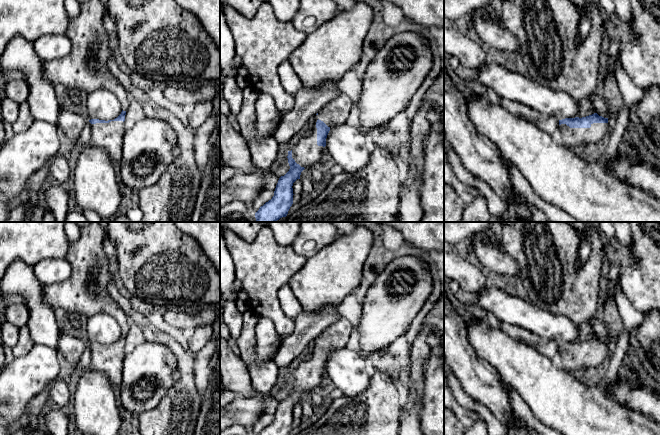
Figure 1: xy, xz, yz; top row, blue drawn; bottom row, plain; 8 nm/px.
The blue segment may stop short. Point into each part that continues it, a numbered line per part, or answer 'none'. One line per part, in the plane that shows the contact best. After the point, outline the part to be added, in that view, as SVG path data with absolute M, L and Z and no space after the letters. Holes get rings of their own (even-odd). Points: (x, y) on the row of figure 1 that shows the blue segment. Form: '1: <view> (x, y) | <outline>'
1: yz (570, 137) | M593 123L590 128L570 128L561 124L556 137L564 146L573 148L581 144L600 144L609 132L608 123Z

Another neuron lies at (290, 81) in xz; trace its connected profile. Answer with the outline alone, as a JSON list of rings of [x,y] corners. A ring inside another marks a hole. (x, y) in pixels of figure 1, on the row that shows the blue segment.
[[[288,59],[284,60],[278,67],[278,74],[285,91],[293,97],[303,87],[300,78],[295,73]]]

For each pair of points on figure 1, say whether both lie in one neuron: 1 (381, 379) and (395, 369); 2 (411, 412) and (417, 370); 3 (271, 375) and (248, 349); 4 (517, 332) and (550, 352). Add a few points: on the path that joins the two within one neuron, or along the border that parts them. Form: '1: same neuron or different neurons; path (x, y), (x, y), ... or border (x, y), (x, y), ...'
1: different neurons; border (376, 369), (384, 372), (399, 384), (399, 395)
2: same neuron; path (413, 402), (417, 390), (417, 380)
3: same neuron; path (263, 374), (250, 361), (249, 357)
4: same neuron; path (525, 336), (542, 345)

